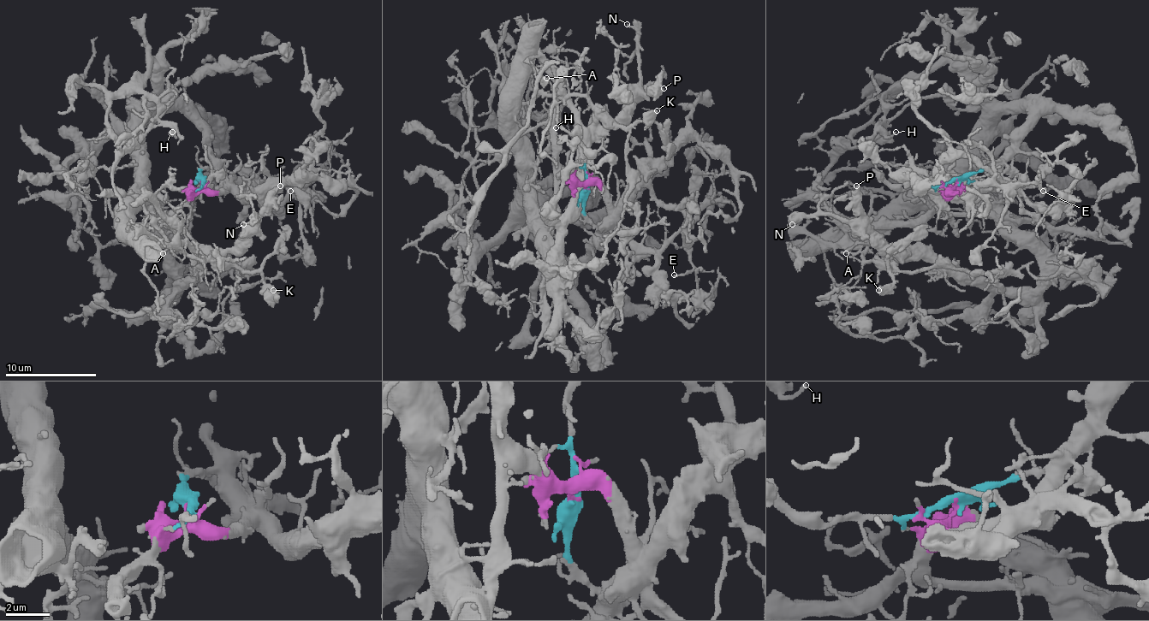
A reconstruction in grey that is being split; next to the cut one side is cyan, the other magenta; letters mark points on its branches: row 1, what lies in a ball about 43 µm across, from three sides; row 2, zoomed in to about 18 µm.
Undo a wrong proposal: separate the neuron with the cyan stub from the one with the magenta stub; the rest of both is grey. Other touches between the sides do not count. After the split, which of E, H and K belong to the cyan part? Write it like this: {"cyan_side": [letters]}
{"cyan_side": ["E", "H"]}

